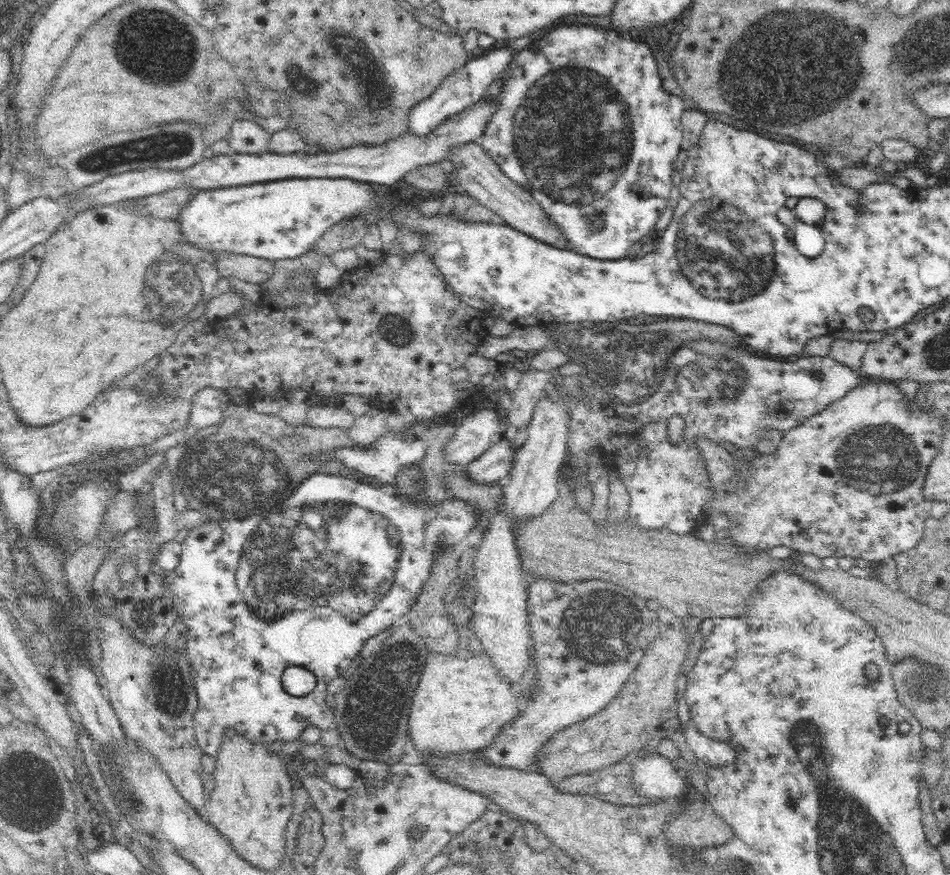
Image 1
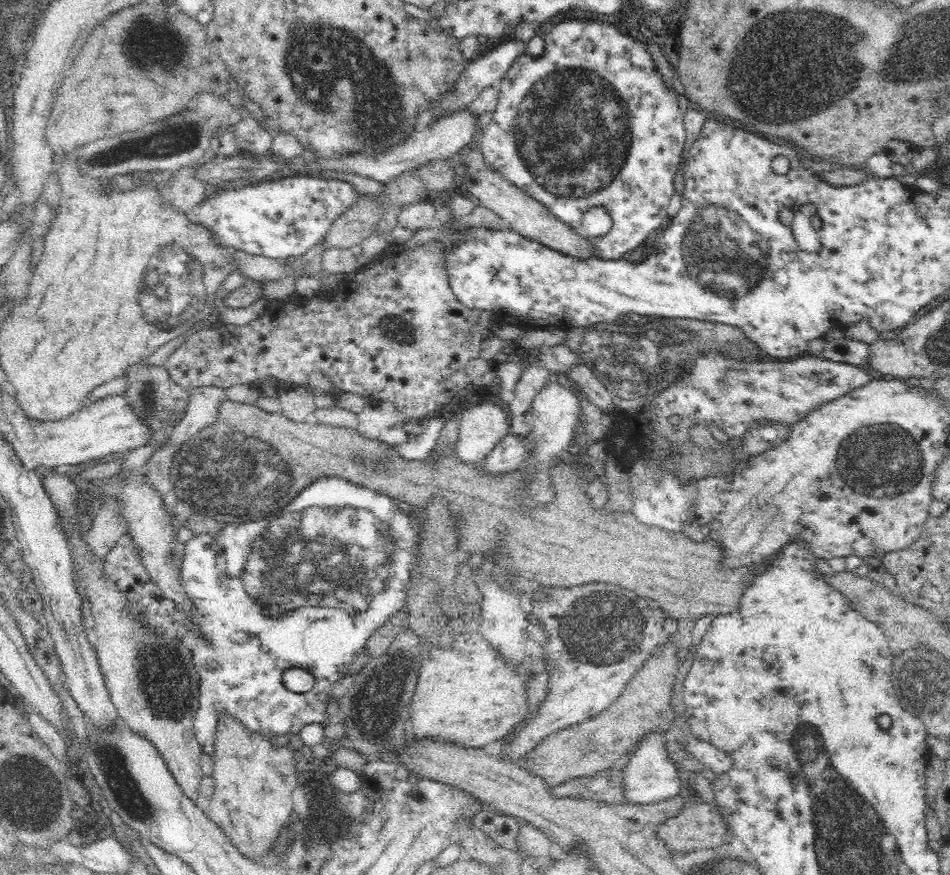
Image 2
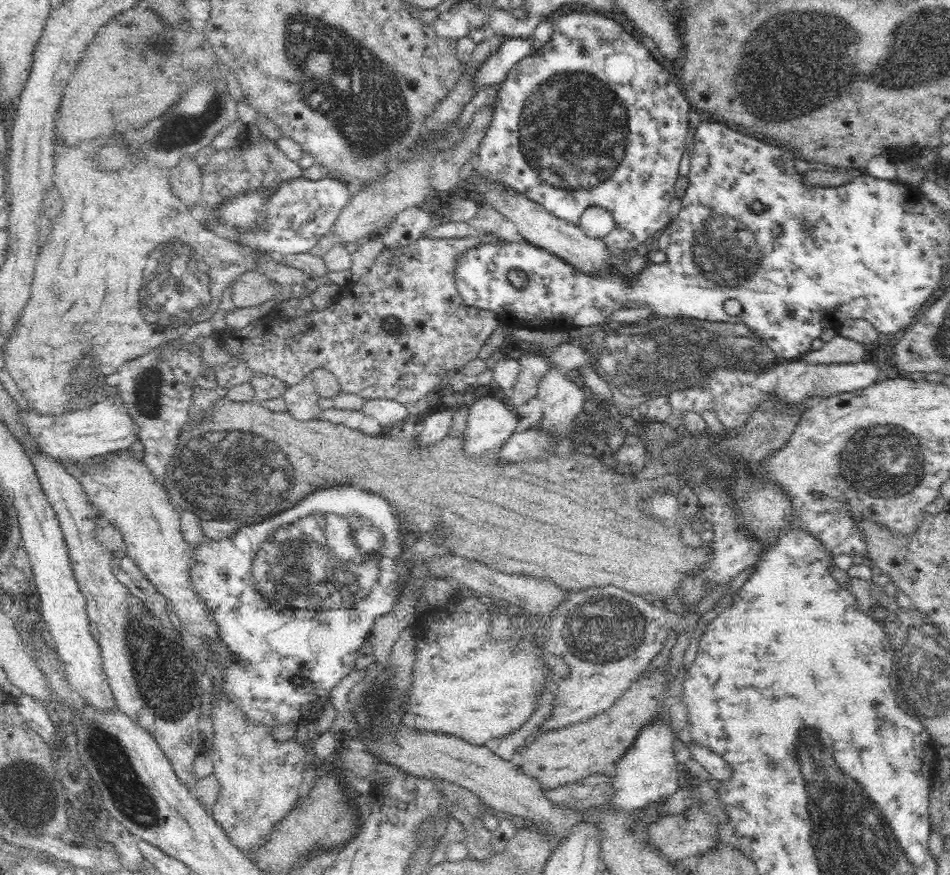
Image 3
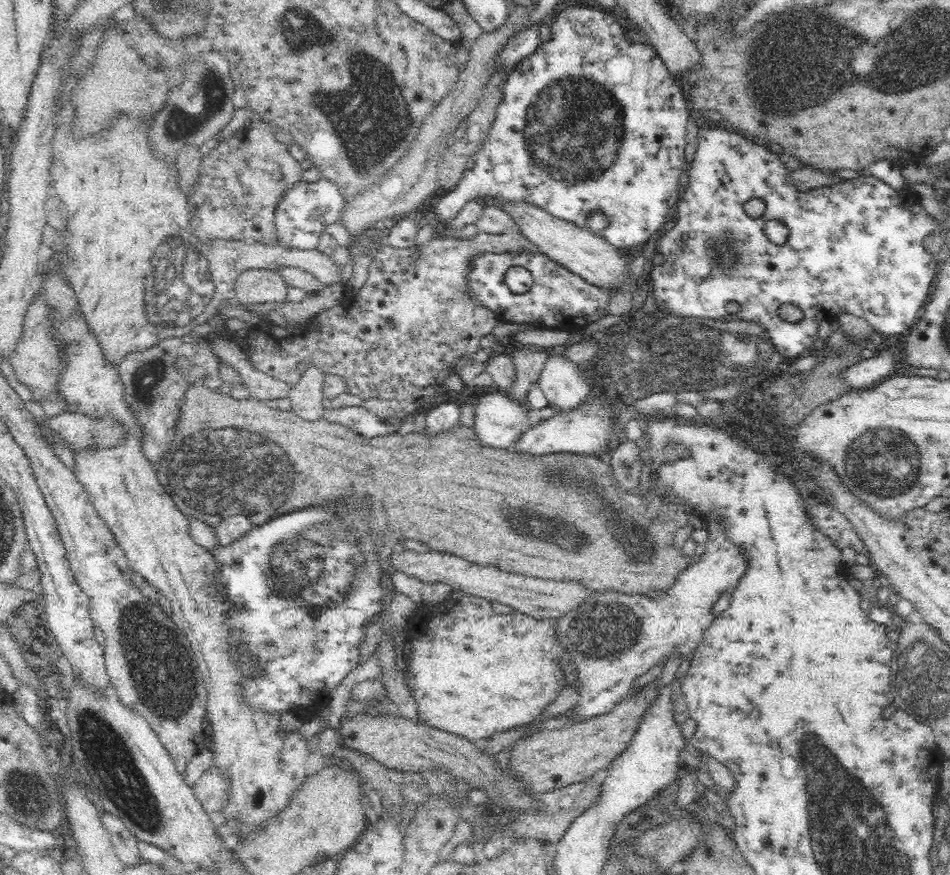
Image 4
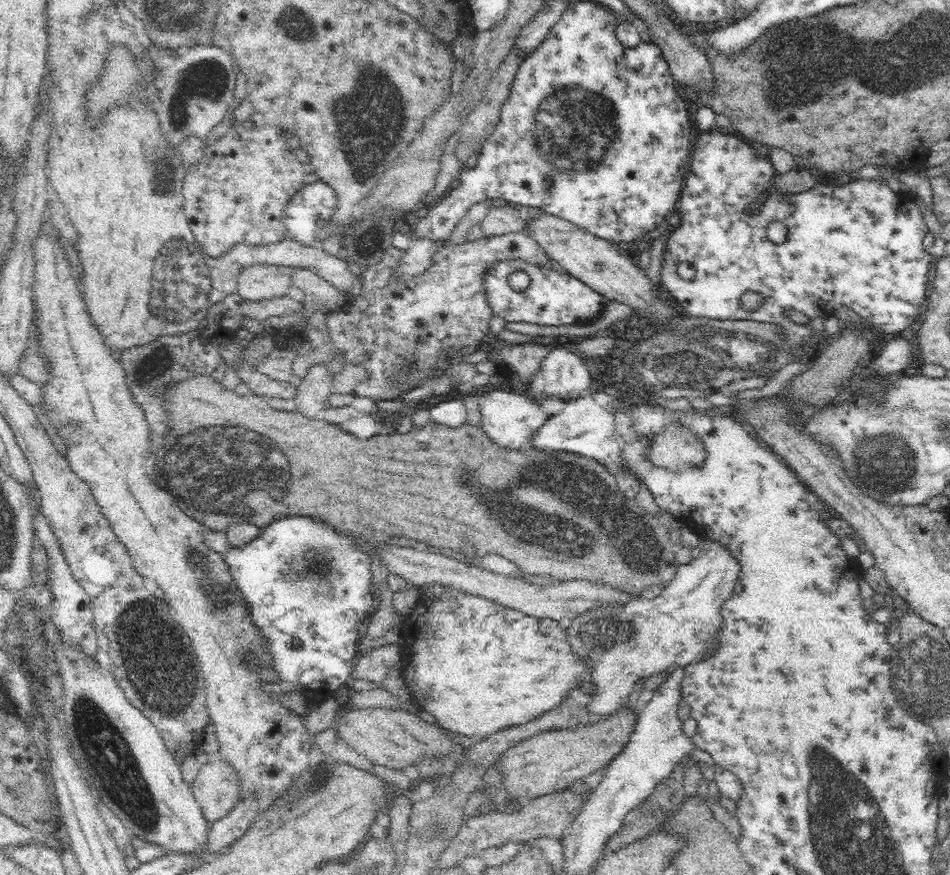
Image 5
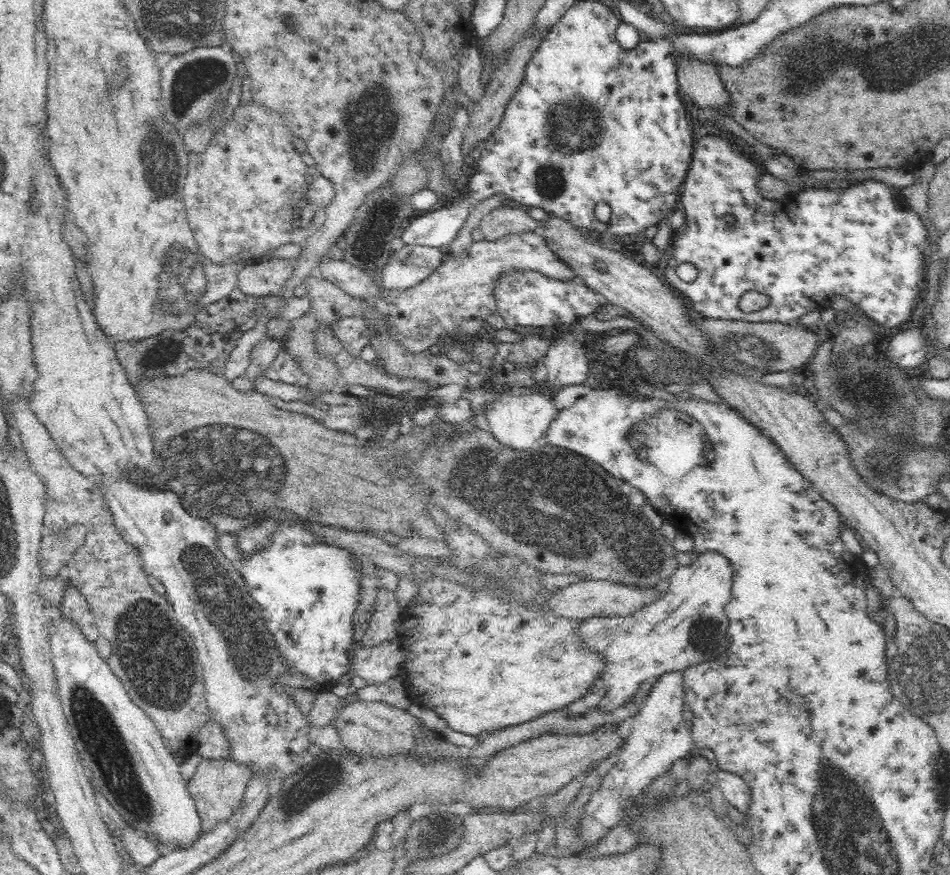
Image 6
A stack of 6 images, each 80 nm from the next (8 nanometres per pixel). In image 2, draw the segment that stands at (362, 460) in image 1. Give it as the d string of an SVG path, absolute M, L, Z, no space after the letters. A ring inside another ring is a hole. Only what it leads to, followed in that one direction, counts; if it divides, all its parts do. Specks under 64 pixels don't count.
M445 412L436 413L428 417L423 423L423 434L410 436L403 444L396 444L395 448L400 457L410 460L428 459L436 448L440 430L446 424L448 415Z

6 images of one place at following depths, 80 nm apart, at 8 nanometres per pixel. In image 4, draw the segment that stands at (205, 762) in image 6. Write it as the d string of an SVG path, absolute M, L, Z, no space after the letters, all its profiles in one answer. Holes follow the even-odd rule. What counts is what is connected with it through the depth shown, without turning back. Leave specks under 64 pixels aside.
M215 764L202 774L192 788L195 798L201 802L208 815L214 812L220 813L227 803L229 778Z

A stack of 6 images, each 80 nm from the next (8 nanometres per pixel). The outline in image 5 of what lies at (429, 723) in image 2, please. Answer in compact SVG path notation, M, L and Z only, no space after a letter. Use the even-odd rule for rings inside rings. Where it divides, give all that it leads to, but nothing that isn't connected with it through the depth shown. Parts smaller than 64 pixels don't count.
M444 584L423 588L414 610L401 626L401 662L406 685L413 700L445 730L475 740L512 726L520 726L560 706L570 690L588 673L588 665L572 652L567 639L567 623L552 618L536 618L496 601L464 592Z

